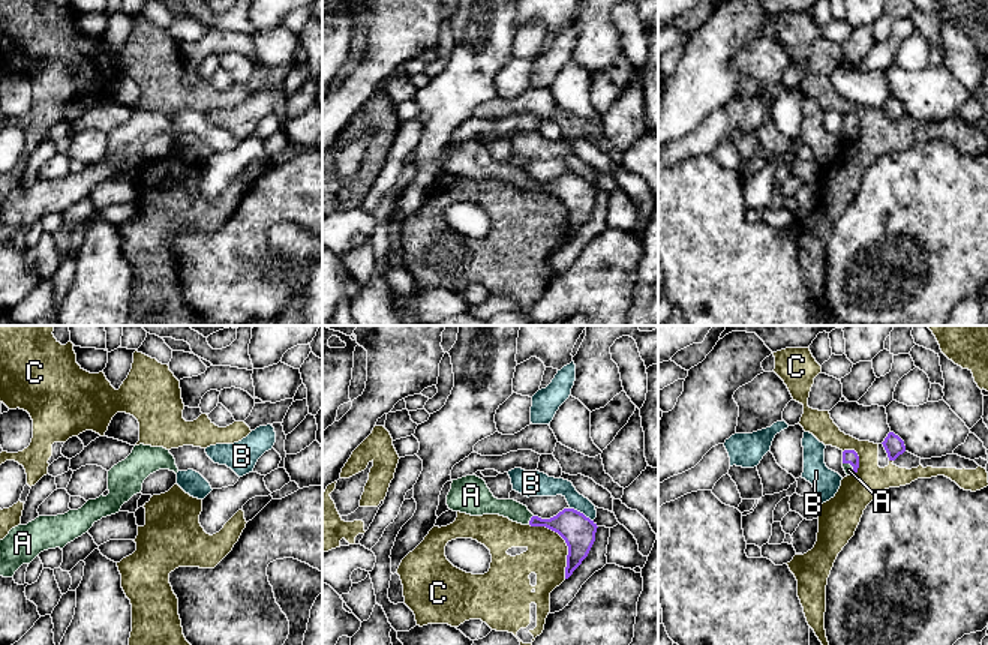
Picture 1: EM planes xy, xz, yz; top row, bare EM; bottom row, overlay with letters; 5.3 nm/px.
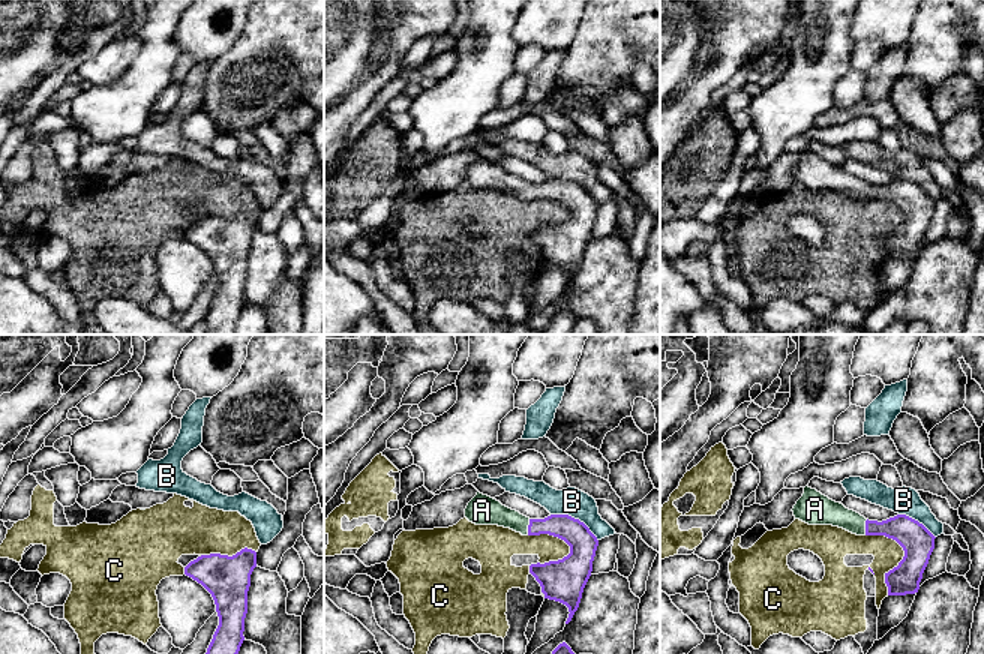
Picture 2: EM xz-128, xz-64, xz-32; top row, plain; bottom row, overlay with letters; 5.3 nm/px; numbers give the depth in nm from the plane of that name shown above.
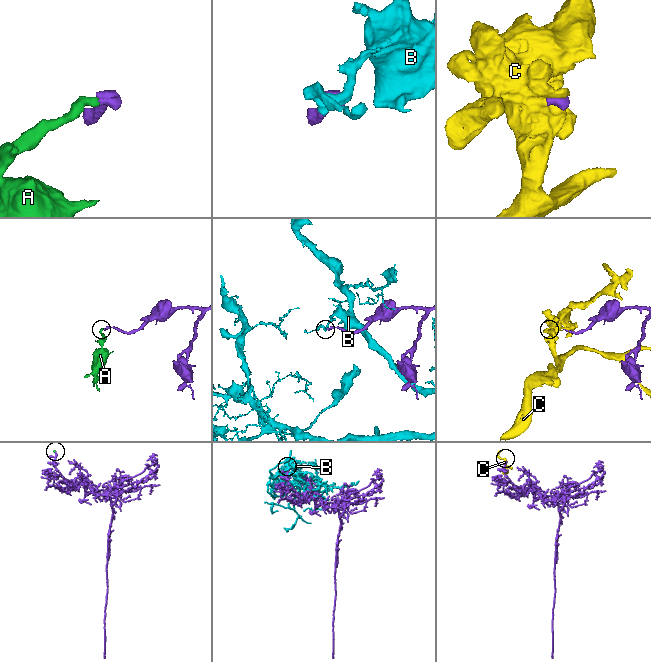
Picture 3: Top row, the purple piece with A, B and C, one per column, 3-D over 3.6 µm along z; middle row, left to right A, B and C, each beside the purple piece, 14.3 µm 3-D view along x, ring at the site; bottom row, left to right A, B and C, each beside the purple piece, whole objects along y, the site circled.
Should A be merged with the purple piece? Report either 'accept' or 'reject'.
accept

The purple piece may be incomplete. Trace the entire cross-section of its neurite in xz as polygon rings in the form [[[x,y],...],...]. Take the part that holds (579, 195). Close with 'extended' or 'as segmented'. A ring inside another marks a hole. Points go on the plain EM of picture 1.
[[[474,138],[451,146],[447,170],[453,176],[471,180],[499,178],[522,189],[546,190],[558,196],[568,210],[565,243],[582,228],[595,206],[597,188],[574,172],[541,183],[514,164],[495,162],[486,146]]]; extended

